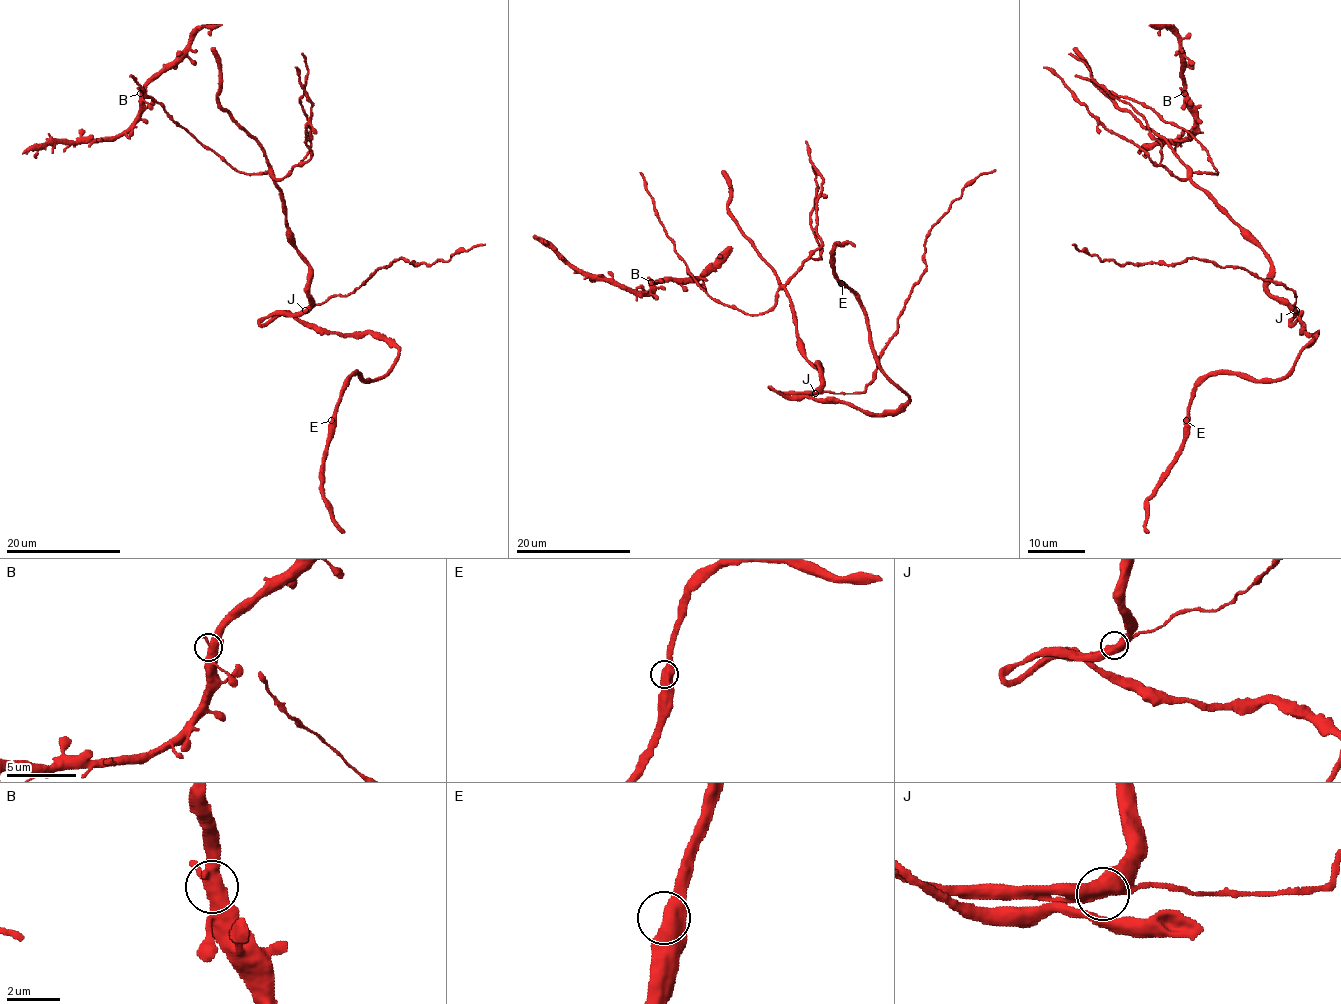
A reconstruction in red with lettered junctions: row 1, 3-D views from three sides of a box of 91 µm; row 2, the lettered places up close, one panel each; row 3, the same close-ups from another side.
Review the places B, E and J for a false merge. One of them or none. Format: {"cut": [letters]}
{"cut": []}

